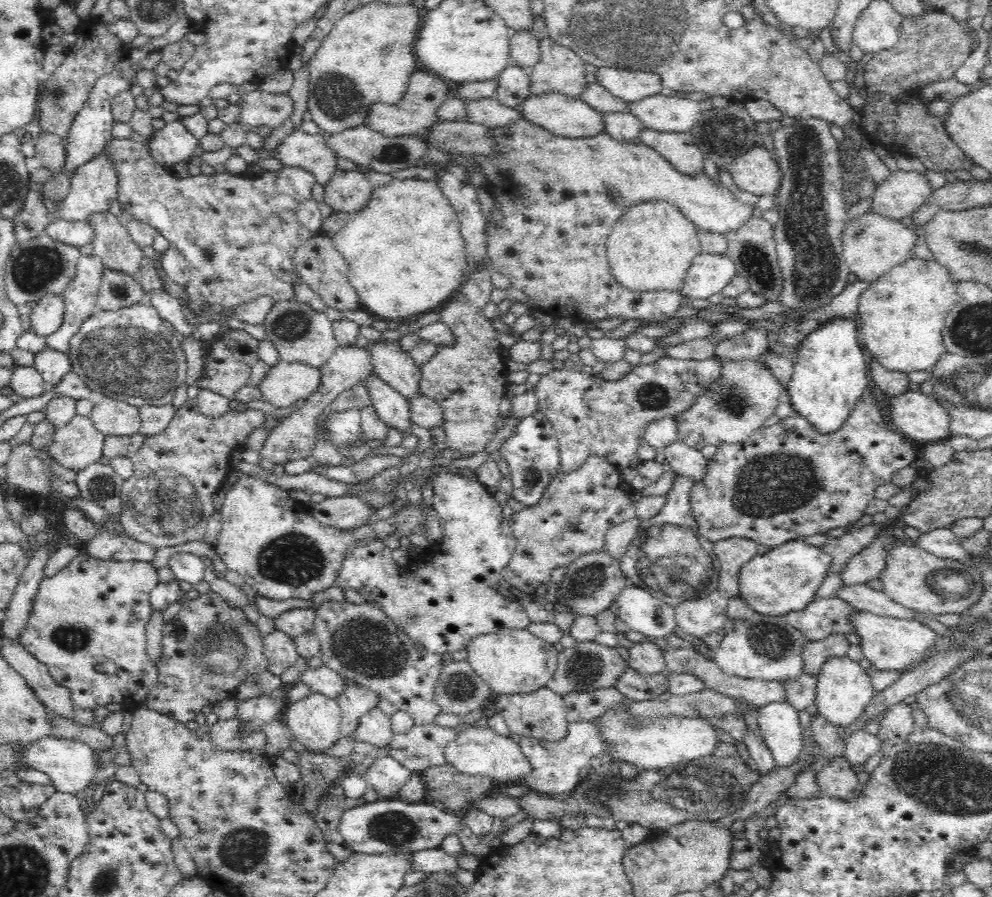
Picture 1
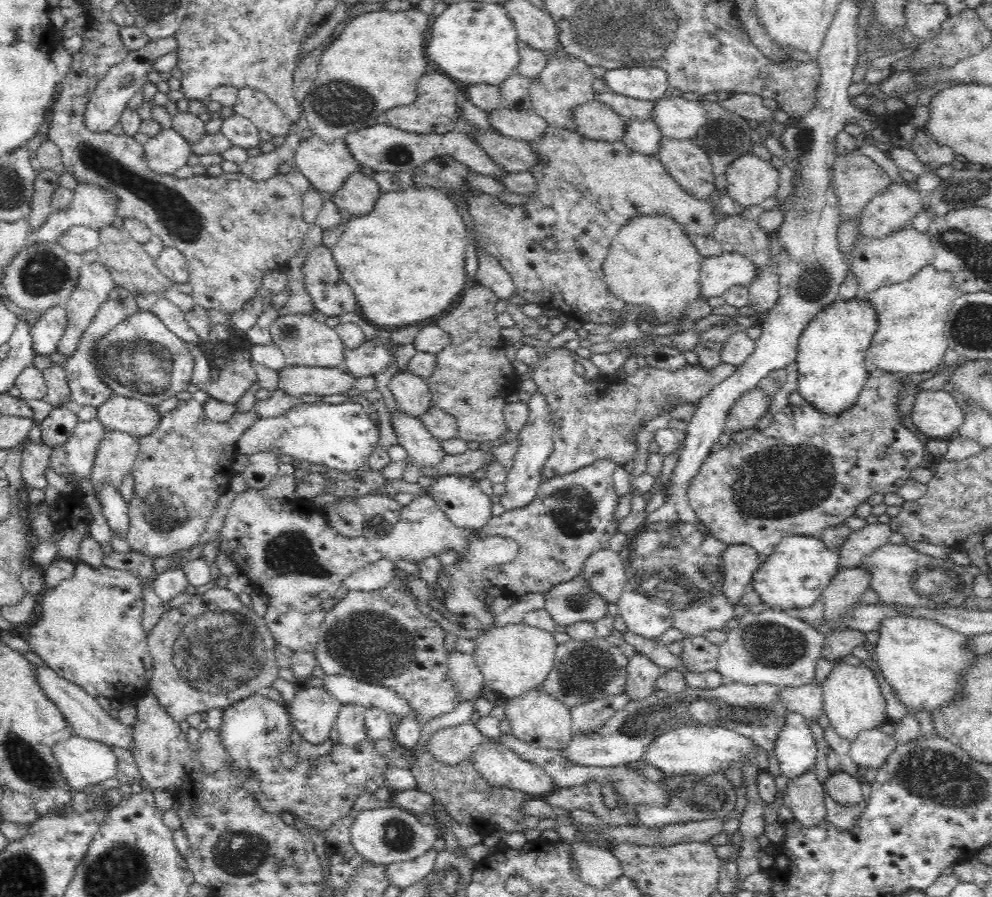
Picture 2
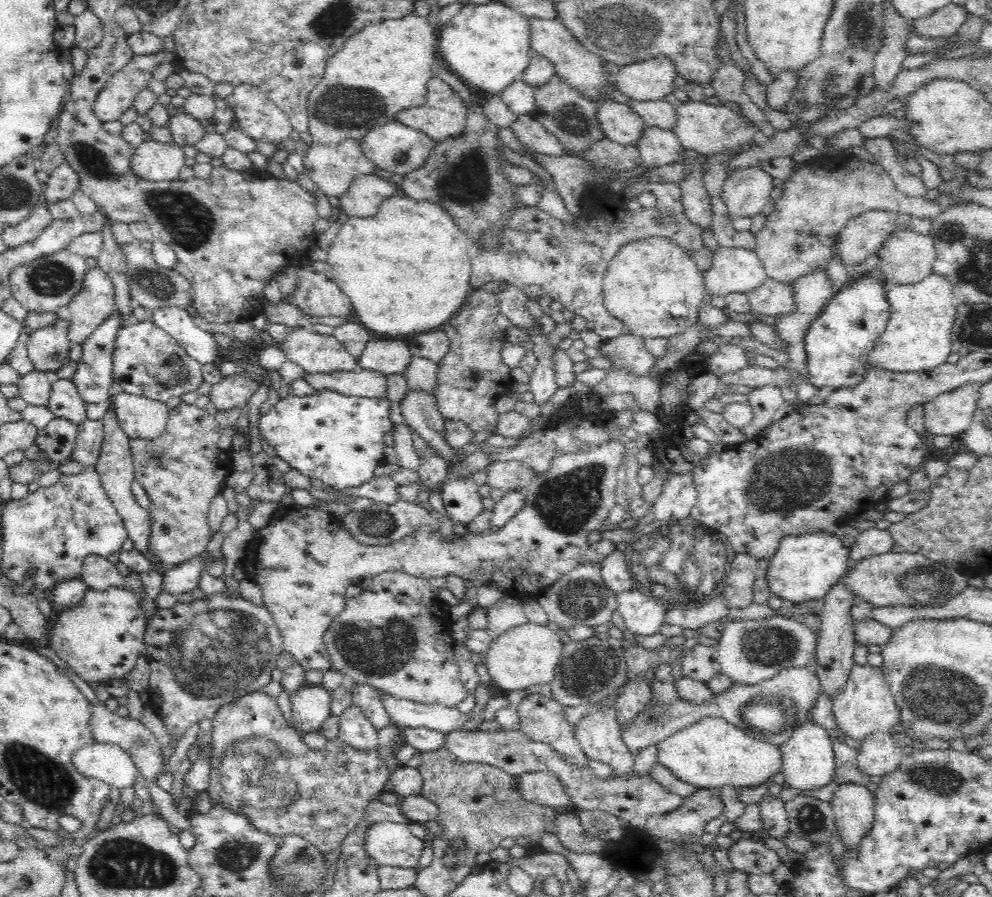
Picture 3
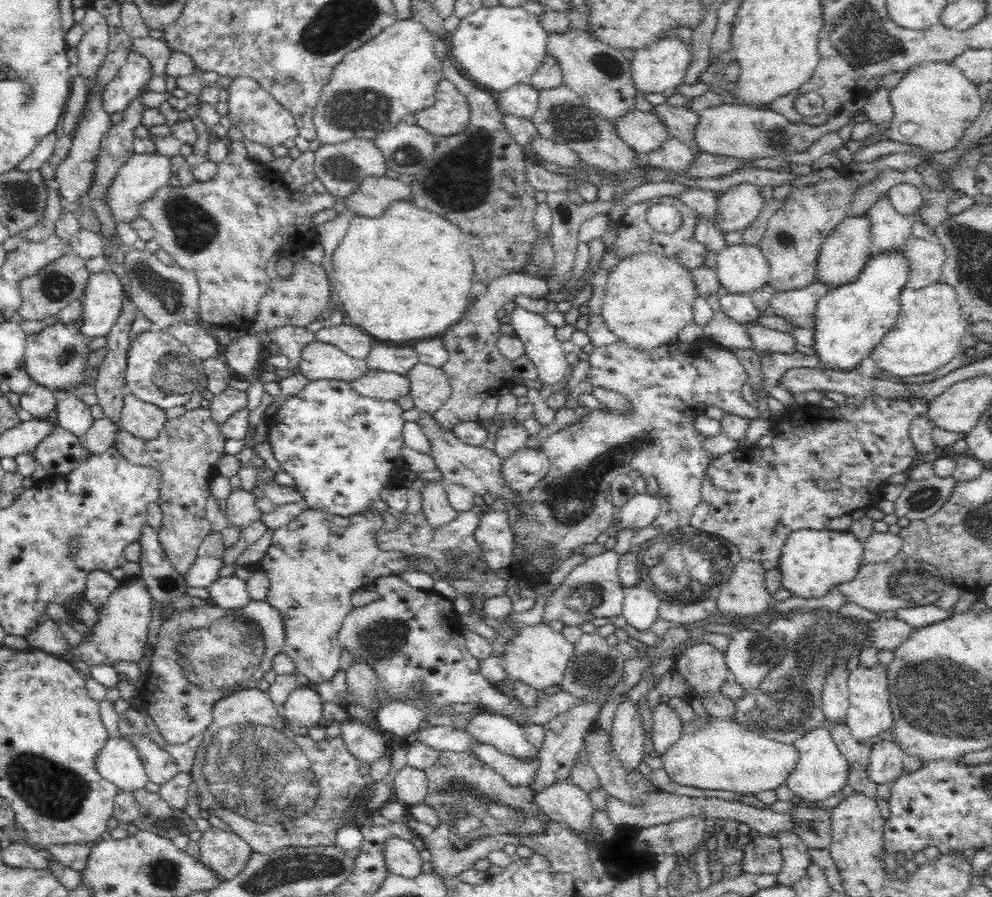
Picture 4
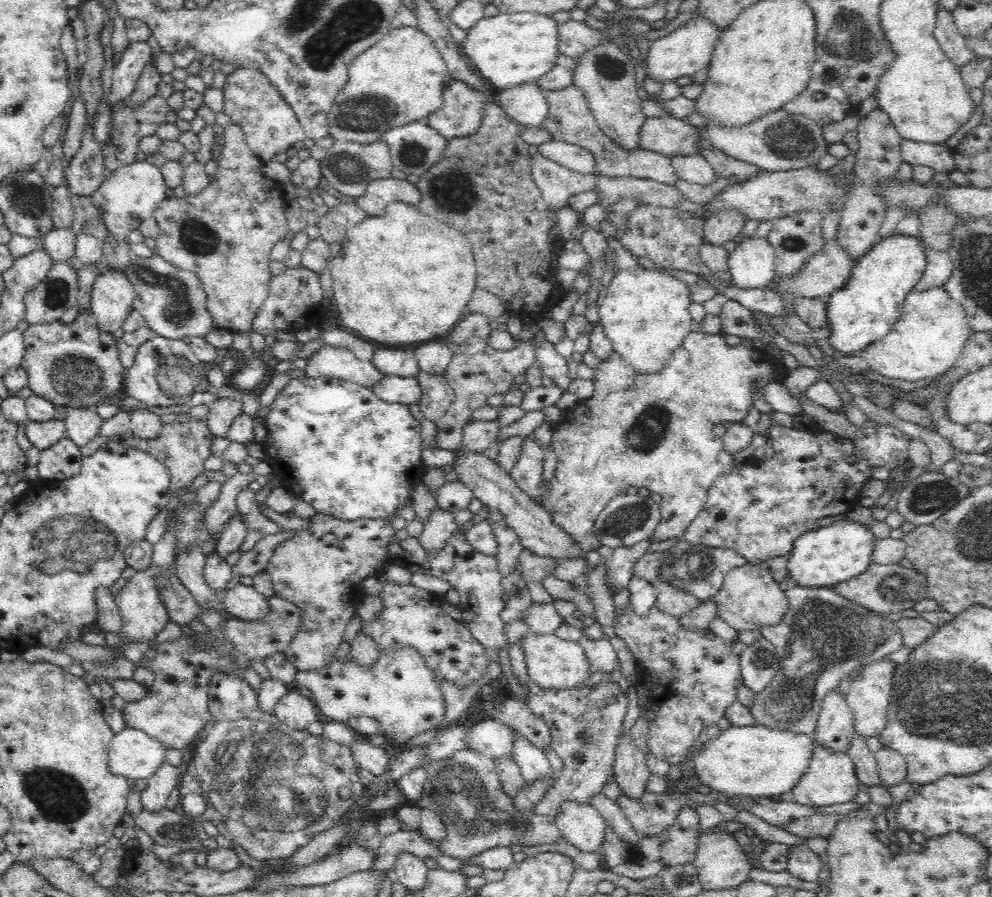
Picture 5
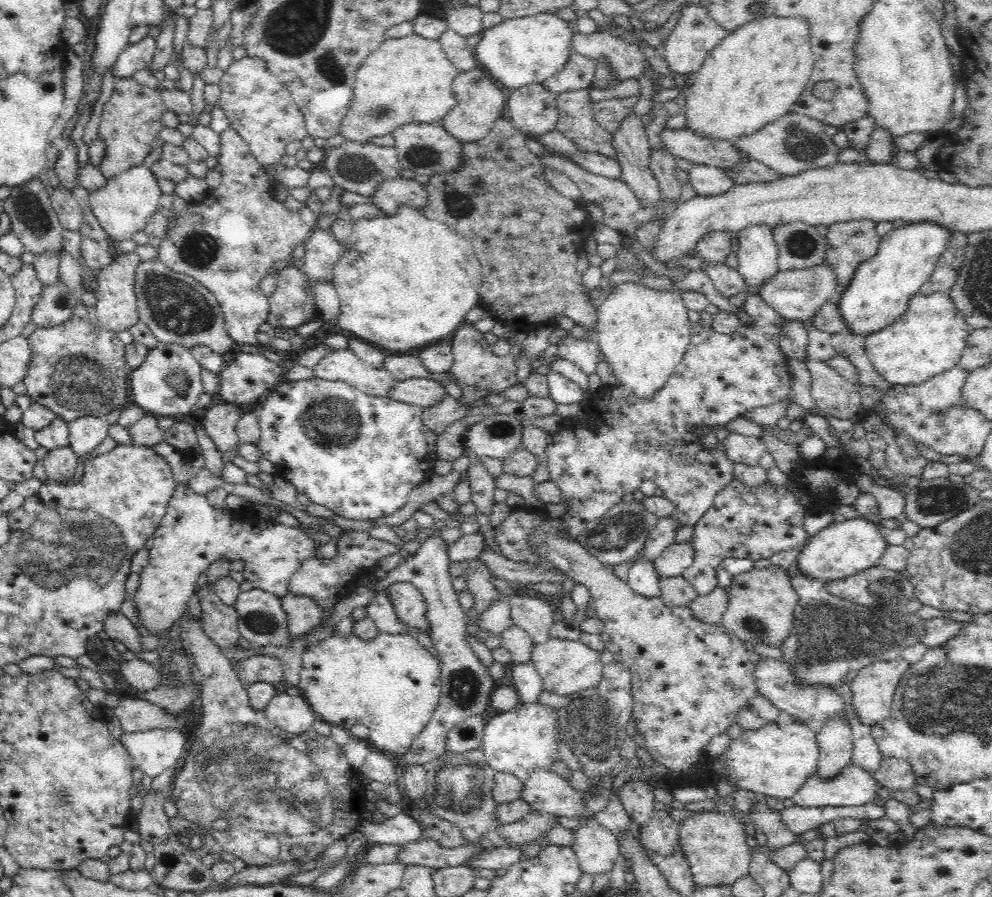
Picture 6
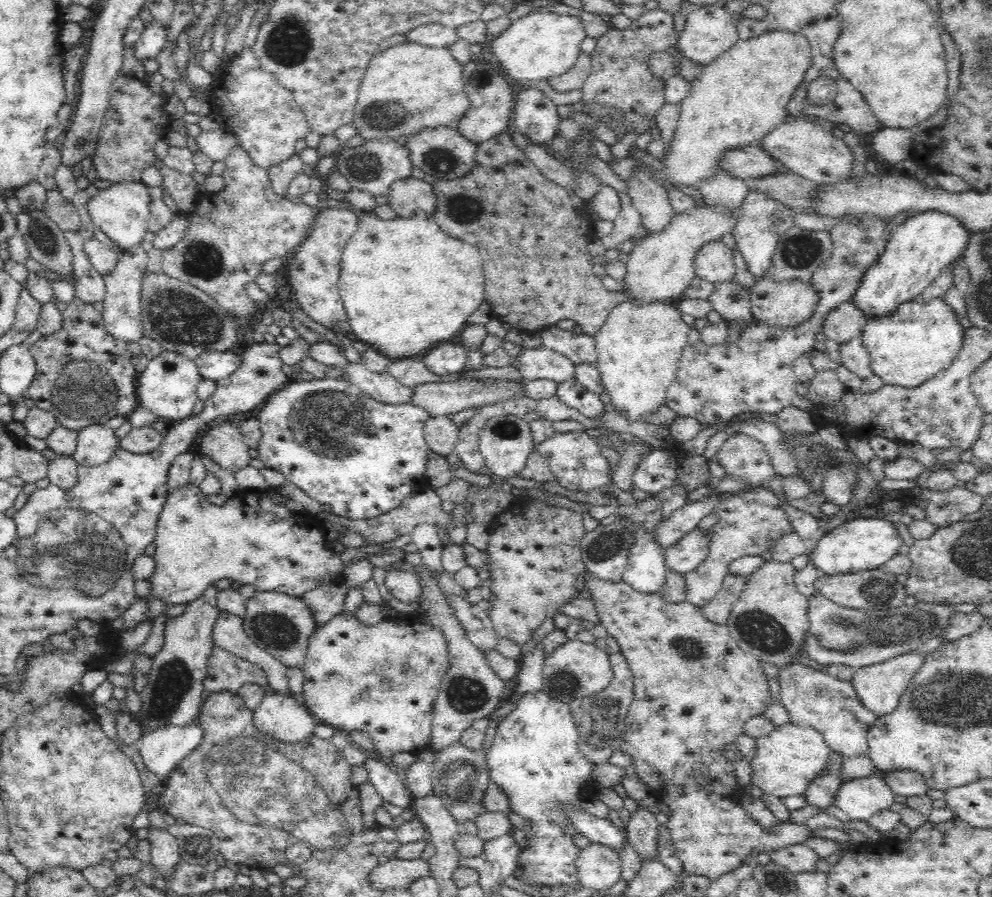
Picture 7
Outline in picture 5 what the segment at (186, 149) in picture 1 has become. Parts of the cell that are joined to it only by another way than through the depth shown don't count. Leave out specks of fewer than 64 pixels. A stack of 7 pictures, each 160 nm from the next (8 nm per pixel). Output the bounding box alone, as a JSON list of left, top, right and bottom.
[91,160,166,242]

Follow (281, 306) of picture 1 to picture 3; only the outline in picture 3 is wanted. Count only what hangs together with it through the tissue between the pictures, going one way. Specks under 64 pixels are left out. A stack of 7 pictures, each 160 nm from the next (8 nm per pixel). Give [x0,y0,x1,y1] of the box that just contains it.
[279,327,359,374]

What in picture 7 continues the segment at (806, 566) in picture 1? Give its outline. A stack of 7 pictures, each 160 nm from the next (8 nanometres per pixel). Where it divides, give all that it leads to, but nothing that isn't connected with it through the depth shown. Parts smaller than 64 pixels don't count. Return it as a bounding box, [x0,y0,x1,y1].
[809,515,904,575]

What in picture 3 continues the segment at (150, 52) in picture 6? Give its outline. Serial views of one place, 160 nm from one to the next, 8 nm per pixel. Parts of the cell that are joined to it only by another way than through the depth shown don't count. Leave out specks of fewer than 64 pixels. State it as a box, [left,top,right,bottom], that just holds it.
[94,53,175,122]

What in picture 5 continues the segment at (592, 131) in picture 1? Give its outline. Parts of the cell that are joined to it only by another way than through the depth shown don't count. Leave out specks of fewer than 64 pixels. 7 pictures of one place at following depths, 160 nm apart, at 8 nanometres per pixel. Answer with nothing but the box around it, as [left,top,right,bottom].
[640,115,699,157]

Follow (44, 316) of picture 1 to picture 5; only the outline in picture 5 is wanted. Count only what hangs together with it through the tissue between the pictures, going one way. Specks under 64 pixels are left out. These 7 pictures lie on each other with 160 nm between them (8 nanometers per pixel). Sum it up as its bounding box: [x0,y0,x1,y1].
[21,312,126,408]

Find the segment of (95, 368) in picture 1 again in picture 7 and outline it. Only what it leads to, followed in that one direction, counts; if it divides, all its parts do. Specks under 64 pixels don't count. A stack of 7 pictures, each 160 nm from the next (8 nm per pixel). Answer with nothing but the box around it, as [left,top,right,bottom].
[137,351,200,424]

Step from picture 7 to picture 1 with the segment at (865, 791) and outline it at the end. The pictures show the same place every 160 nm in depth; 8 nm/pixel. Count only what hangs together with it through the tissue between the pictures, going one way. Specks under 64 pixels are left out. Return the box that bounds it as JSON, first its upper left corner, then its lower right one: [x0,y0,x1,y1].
[757,701,802,766]

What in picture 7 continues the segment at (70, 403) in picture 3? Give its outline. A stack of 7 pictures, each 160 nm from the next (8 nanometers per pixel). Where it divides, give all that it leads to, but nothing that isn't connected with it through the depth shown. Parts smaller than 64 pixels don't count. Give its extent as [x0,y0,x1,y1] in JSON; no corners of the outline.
[73,423,119,465]

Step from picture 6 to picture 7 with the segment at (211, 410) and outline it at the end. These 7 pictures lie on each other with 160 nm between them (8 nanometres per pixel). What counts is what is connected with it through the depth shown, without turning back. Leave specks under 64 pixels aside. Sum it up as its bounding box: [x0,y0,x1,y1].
[200,423,250,474]

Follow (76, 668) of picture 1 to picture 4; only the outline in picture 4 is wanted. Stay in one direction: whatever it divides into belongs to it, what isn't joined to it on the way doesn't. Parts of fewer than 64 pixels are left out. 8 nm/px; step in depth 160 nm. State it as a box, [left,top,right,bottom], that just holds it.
[72,579,152,665]

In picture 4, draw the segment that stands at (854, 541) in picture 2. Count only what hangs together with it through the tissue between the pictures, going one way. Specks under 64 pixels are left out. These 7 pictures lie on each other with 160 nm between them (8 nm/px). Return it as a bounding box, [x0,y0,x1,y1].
[862,532,902,564]

